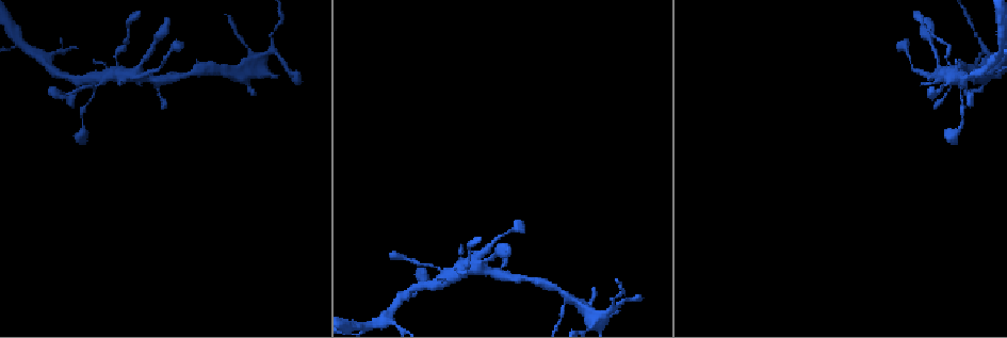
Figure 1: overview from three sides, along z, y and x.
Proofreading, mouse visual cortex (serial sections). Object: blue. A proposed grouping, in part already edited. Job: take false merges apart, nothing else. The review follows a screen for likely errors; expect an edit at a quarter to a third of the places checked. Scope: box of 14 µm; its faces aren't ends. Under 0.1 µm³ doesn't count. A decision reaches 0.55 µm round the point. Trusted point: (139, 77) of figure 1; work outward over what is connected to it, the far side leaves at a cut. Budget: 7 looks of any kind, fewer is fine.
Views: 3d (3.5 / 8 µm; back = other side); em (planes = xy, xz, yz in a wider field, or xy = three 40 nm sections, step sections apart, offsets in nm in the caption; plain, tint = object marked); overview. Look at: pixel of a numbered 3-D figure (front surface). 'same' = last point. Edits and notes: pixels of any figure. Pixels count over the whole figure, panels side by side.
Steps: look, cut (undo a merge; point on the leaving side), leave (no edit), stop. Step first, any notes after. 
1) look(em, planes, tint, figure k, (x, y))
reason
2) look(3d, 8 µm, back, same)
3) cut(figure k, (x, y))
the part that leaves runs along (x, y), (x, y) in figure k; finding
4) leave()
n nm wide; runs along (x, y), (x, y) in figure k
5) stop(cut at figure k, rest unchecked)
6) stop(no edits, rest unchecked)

look(3d, 3.5 µm, figure 1, (93, 76))
side arm on a straight run

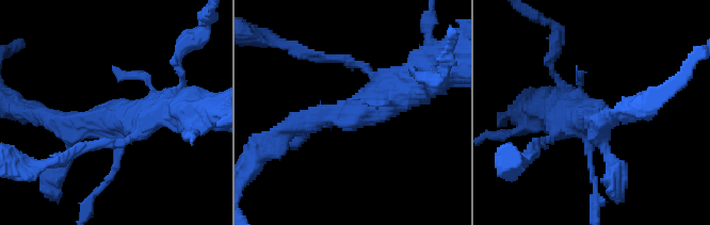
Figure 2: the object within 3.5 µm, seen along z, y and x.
look(em, xy, step 3, tint, figure 2, (358, 111))
3 arms; arms of 100, 350, 500 nm

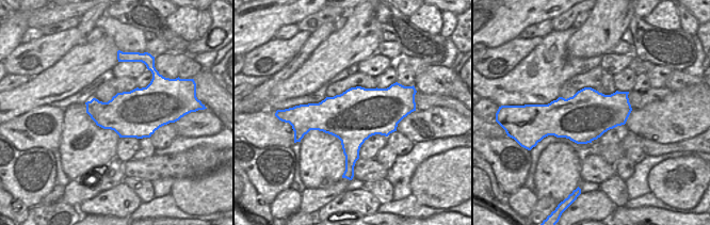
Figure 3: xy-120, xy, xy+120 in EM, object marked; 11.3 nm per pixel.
look(em, planes, tint, same)
cut it another way

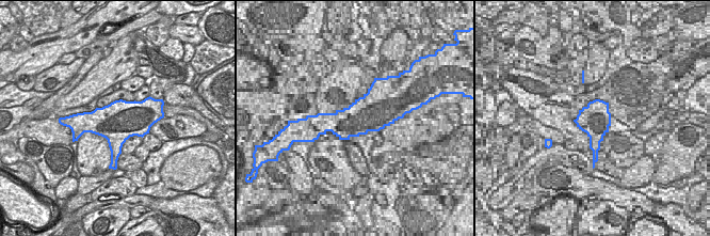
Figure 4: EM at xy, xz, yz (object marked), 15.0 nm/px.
leave()
600 nm wide; runs along (419, 78), (357, 113), (288, 127) in figure 2; all the same cell

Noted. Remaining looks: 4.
look(3d, 8 µm, figure 1, (955, 133))
sudden change in width

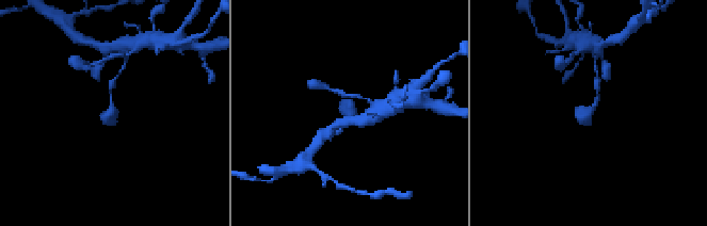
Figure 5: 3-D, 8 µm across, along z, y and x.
look(3d, 3.5 µm, figure 5, (348, 114))
closer look

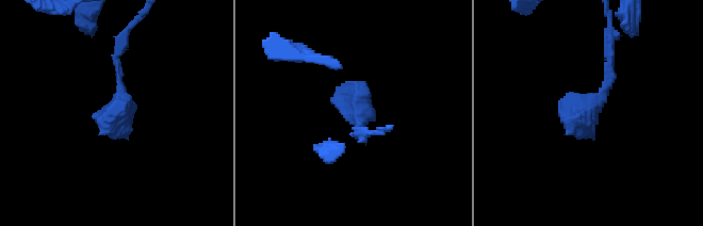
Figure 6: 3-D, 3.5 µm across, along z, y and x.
look(em, xy, step 5, tint, figure 6, (121, 104))
shape alone is not enough

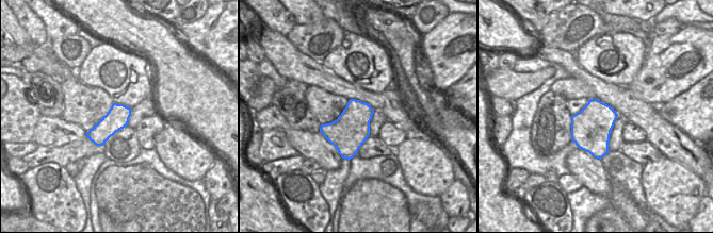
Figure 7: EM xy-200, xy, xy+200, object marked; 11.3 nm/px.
leave()
runs along (608, 37), (610, 80), (570, 132) in figure 6; one cell here

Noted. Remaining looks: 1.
stop(no edits, rest unchecked)

